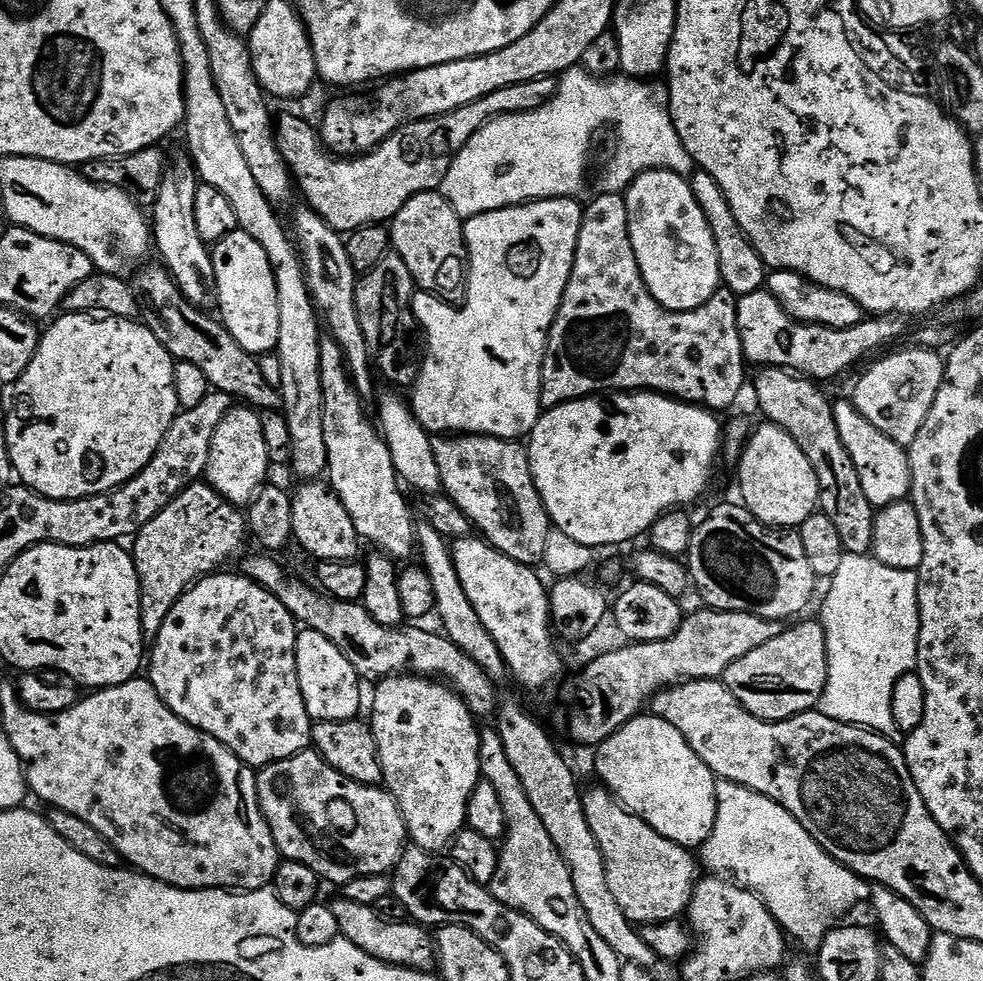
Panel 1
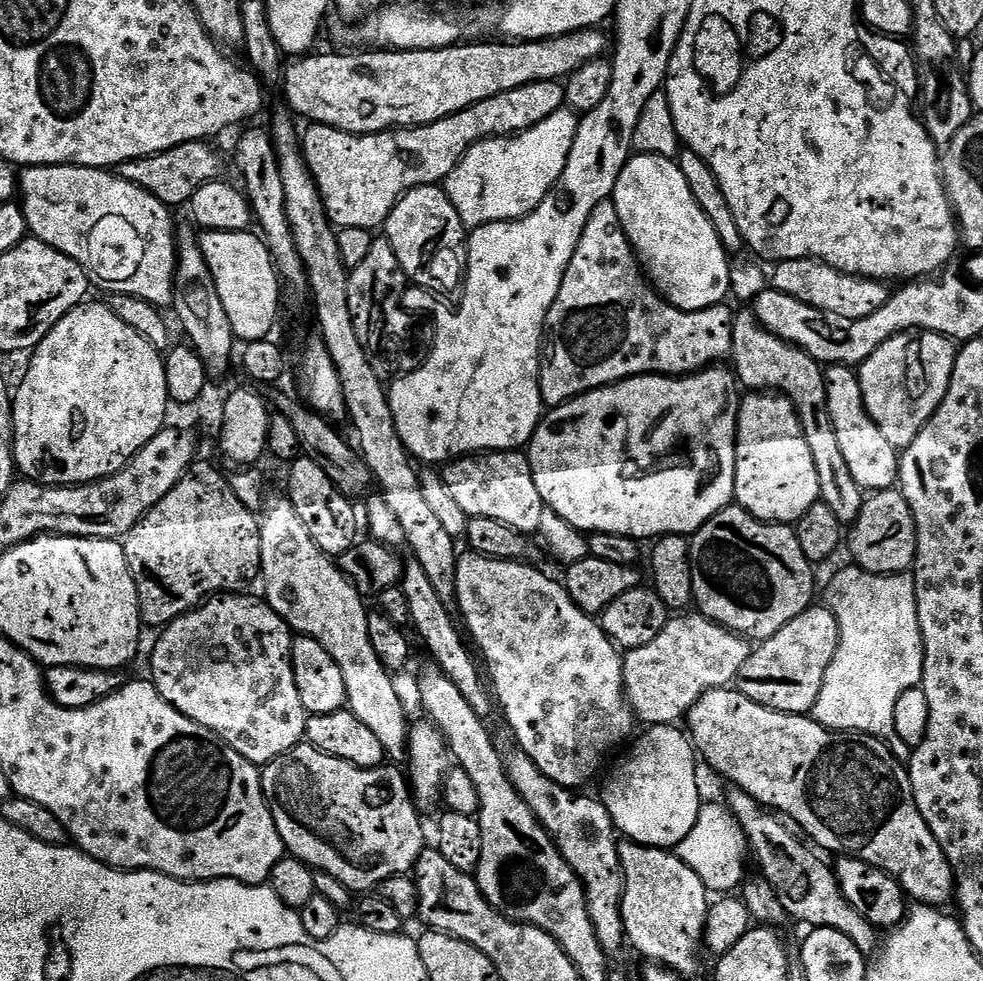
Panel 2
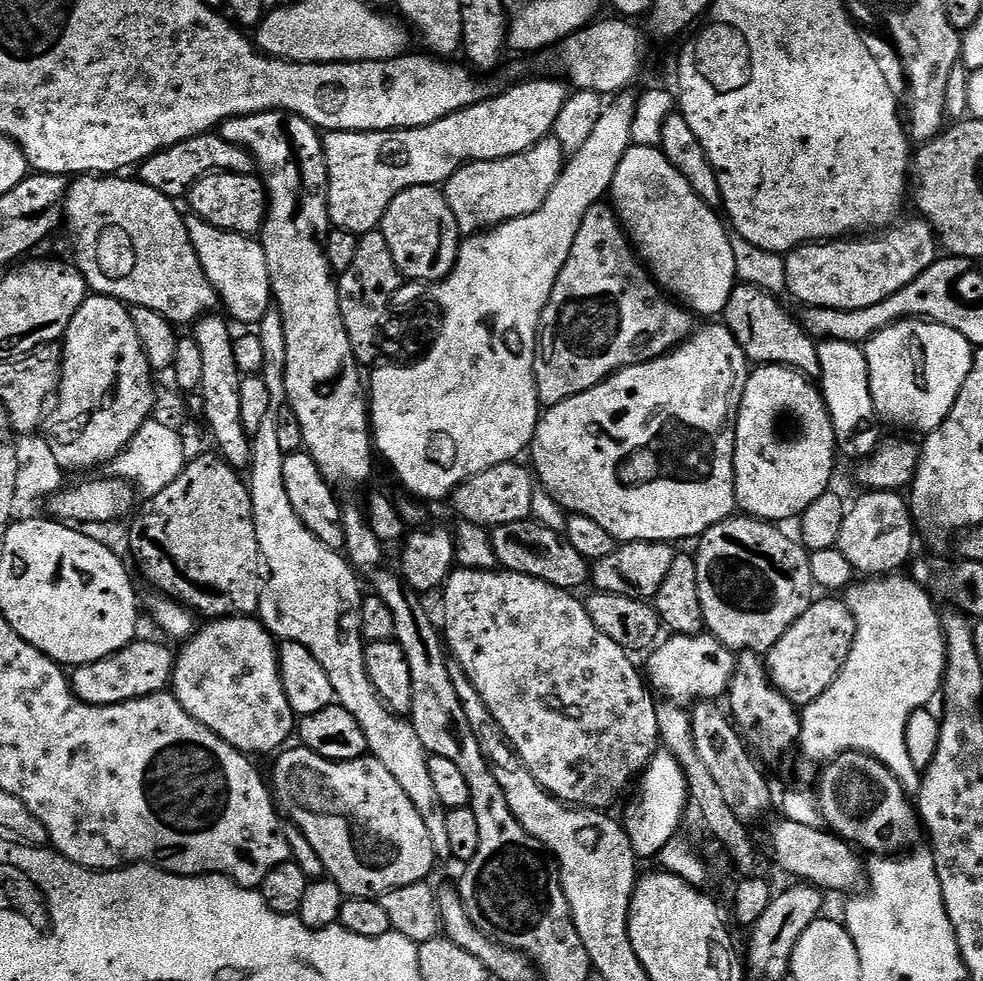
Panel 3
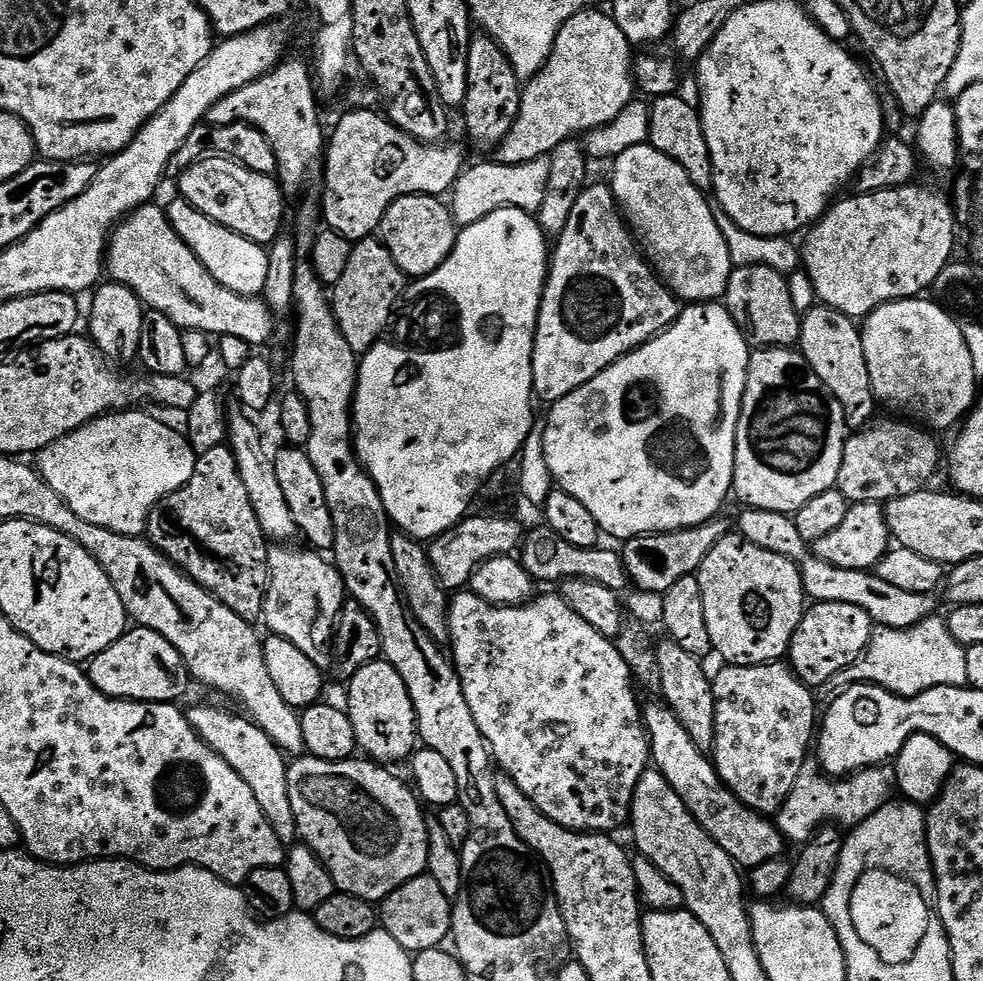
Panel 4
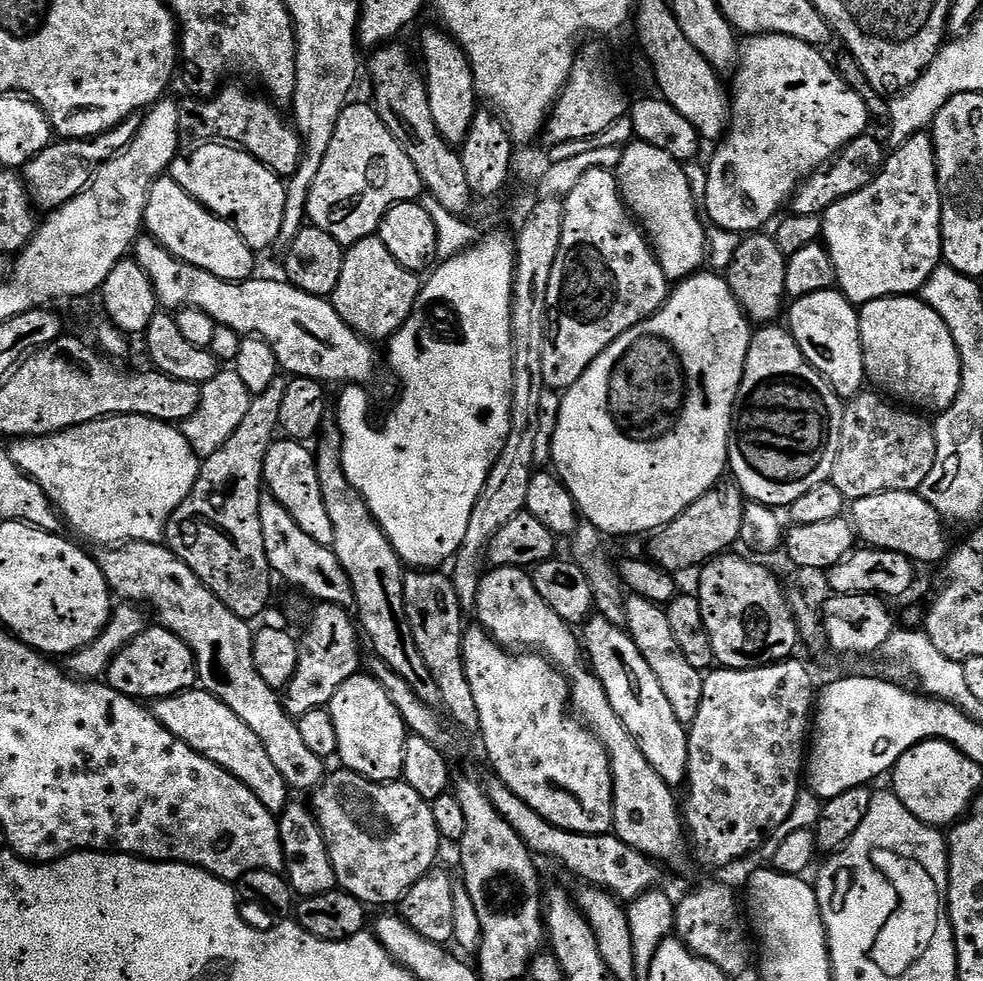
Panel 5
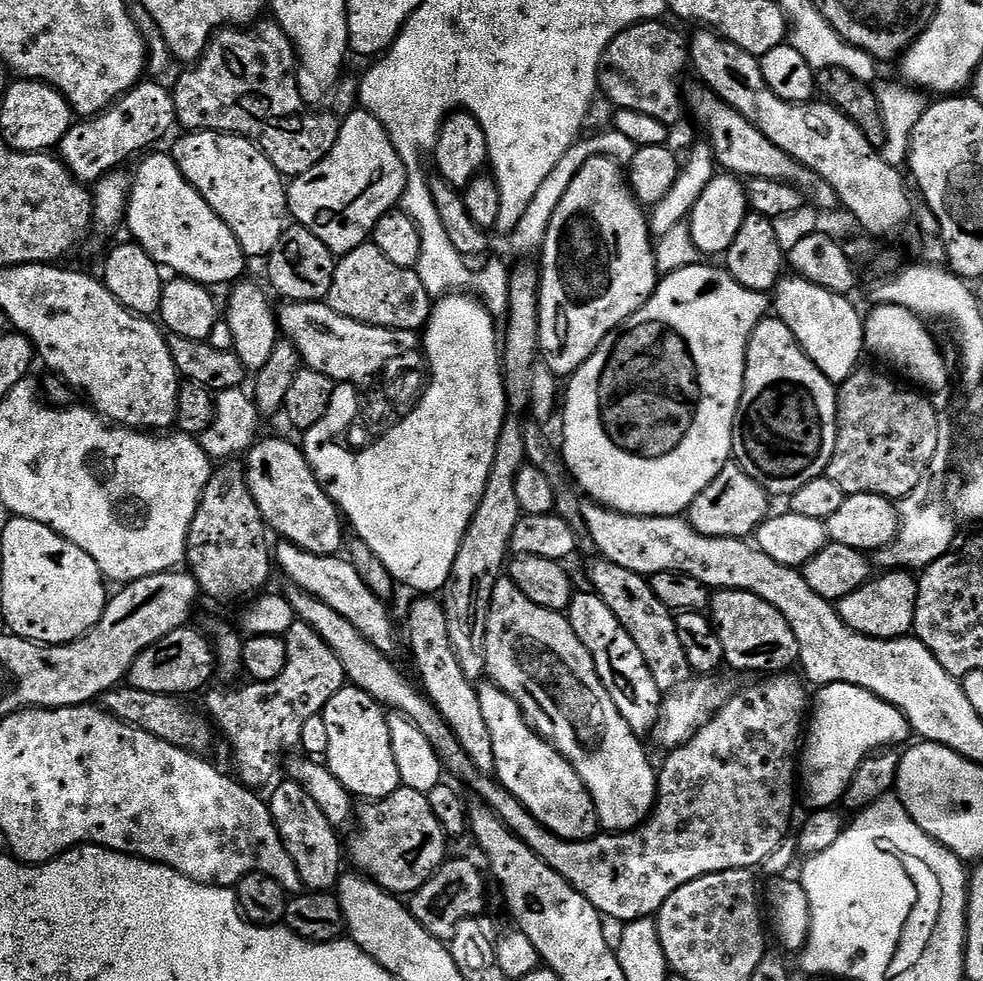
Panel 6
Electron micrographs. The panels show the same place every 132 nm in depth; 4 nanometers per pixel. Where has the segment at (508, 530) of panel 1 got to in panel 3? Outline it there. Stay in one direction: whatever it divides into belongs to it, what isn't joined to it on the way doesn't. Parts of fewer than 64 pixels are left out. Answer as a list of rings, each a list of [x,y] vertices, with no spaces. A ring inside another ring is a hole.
[[[520,462],[490,466],[490,470],[482,470],[482,474],[474,474],[462,482],[450,497],[450,504],[456,507],[457,517],[485,526],[529,519],[532,514],[534,476],[525,468]]]

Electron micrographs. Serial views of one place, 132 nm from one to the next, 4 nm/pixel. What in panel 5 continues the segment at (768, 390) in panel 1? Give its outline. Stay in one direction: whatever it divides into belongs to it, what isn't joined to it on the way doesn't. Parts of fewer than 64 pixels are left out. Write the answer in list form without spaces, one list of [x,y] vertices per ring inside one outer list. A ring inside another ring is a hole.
[[[748,234],[741,239],[732,265],[726,270],[726,279],[734,294],[739,311],[756,326],[768,326],[781,319],[786,308],[786,266],[788,257],[778,250],[771,235]]]

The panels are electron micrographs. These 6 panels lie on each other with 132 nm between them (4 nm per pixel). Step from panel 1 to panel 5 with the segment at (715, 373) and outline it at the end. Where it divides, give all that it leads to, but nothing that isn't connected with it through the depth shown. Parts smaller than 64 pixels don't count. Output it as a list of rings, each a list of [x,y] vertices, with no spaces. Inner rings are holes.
[[[592,169],[563,197],[562,242],[548,291],[548,341],[542,354],[542,378],[545,389],[566,390],[586,374],[590,362],[626,330],[638,326],[660,309],[670,295],[670,282],[656,261],[652,245],[624,207],[616,177],[606,169]]]

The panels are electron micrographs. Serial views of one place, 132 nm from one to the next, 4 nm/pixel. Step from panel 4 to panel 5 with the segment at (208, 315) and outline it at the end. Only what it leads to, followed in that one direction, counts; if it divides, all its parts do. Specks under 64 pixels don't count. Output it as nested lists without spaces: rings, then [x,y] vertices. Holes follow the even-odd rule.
[[[147,234],[137,239],[134,259],[150,278],[156,299],[165,309],[197,308],[210,314],[216,325],[230,326],[230,330],[245,337],[265,340],[289,377],[314,378],[328,386],[368,386],[377,379],[375,347],[342,322],[331,299],[306,294],[306,290],[298,290],[283,279],[223,280],[198,266],[175,260]]]

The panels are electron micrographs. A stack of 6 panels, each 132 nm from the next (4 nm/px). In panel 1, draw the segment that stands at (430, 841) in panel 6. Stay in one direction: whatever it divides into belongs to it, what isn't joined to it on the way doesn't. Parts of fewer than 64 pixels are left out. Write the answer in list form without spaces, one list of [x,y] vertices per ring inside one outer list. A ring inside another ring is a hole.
[[[305,750],[294,754],[285,760],[279,760],[273,764],[267,764],[265,768],[259,769],[256,778],[256,793],[260,799],[260,809],[264,815],[264,821],[270,826],[270,830],[274,834],[274,842],[276,849],[280,852],[281,857],[294,862],[302,862],[302,866],[310,866],[310,870],[314,870],[314,874],[318,874],[321,881],[337,886],[349,884],[354,878],[362,878],[363,876],[383,876],[391,873],[396,867],[396,863],[400,860],[400,855],[404,853],[406,847],[406,829],[404,819],[398,810],[398,806],[394,802],[387,790],[375,784],[359,784],[350,778],[346,778],[338,770],[331,768],[326,761],[320,757],[320,753],[315,750]]]

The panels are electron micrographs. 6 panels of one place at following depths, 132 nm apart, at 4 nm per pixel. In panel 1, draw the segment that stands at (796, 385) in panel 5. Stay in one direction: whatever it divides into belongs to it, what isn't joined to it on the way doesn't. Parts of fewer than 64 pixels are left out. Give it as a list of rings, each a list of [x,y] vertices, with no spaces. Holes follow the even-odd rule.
[[[761,423],[761,428],[751,433],[748,444],[740,455],[740,496],[743,507],[769,528],[799,529],[806,518],[818,511],[820,483],[810,458],[802,454],[802,446],[786,434],[777,424]]]

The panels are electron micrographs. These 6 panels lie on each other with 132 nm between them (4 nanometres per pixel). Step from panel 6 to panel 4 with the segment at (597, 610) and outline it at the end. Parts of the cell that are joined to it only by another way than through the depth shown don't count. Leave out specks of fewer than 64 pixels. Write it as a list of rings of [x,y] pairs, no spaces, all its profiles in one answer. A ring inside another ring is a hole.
[[[657,702],[657,704],[645,703],[642,708],[642,719],[644,731],[648,733],[648,746],[650,749],[650,760],[655,771],[670,782],[674,794],[682,798],[686,810],[706,830],[706,834],[741,869],[750,870],[754,866],[762,866],[762,862],[767,860],[781,859],[786,839],[767,815],[755,812],[748,808],[736,797],[732,791],[725,787],[720,781],[720,776],[716,773],[716,766],[706,755],[705,749],[699,748],[686,734],[682,722],[668,708],[667,704]]]

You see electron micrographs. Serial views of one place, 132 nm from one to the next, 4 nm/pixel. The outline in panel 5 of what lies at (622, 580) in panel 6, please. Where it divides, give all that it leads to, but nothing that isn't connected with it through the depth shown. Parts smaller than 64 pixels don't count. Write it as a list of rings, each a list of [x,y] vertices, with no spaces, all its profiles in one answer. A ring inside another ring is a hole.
[[[629,595],[624,602],[623,627],[634,646],[638,646],[638,654],[642,654],[642,658],[646,658],[647,664],[650,665],[650,670],[654,670],[654,678],[658,678],[658,683],[662,685],[662,691],[666,693],[678,722],[685,726],[692,724],[698,714],[698,705],[702,703],[705,673],[694,670],[686,654],[682,654],[678,641],[670,630],[667,611],[654,602],[646,602],[646,598]]]

